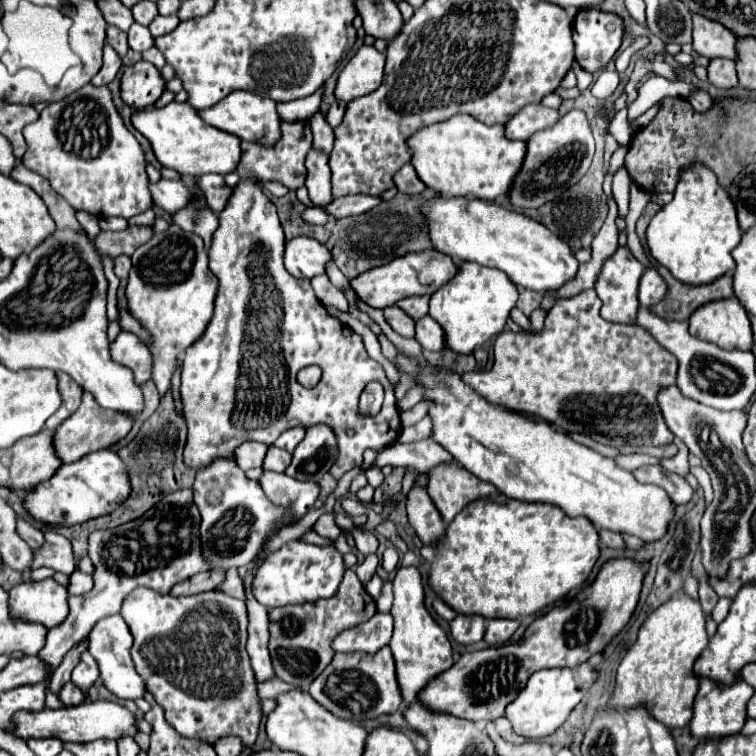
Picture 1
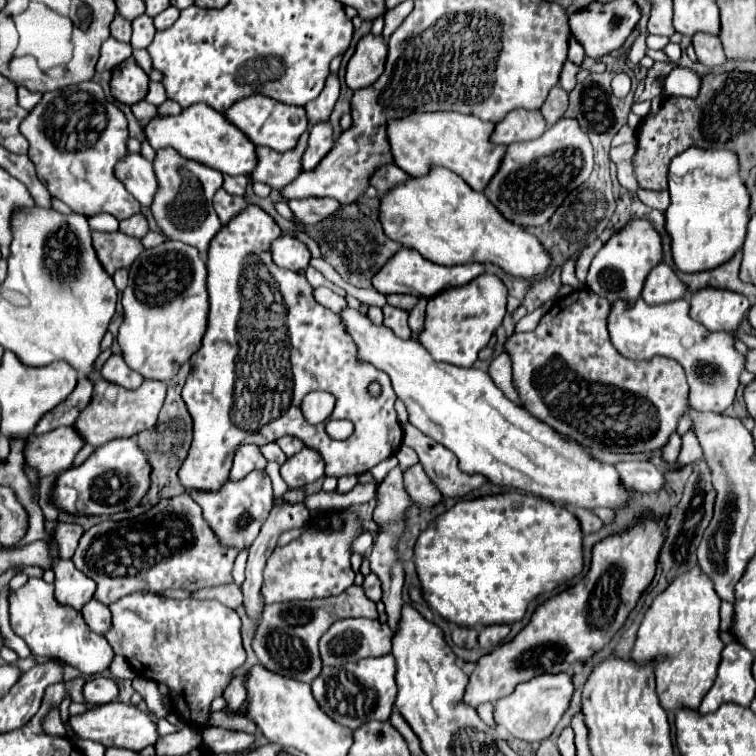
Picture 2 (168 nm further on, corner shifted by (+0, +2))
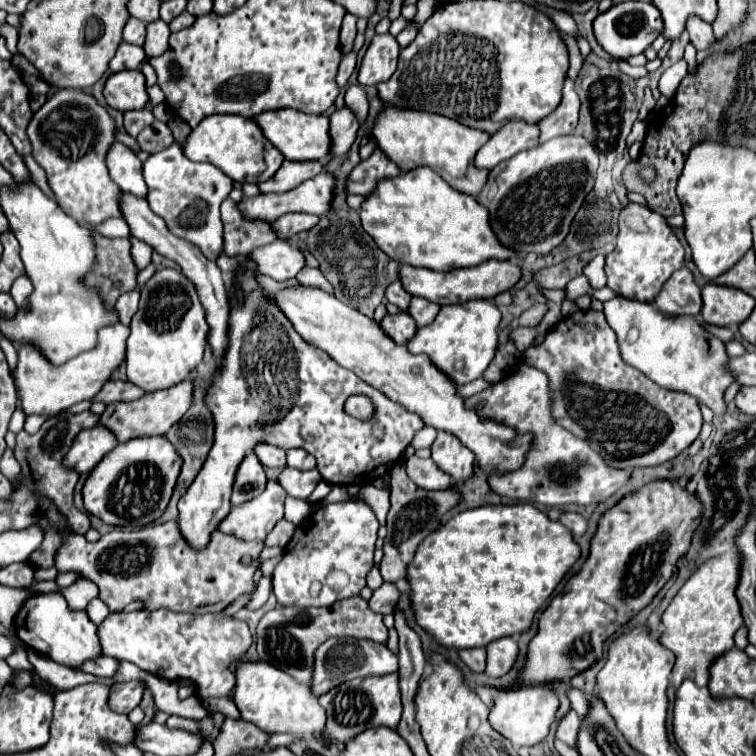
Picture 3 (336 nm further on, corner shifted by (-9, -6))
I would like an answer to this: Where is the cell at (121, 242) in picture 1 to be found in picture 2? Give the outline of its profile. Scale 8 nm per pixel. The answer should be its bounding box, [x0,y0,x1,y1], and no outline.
[93,232,143,272]

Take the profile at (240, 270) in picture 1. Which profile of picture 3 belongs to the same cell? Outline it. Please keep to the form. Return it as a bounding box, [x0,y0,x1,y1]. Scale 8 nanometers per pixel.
[178,260,424,550]

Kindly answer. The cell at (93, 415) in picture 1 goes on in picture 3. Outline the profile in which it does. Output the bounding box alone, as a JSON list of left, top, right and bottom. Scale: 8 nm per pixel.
[100,378,194,442]

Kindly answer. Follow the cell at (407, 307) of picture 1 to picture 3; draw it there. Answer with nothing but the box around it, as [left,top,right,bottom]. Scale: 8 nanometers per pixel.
[386,280,412,310]

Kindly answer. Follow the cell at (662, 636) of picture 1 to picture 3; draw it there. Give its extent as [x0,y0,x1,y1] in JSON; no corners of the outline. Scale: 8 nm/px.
[660,550,744,688]

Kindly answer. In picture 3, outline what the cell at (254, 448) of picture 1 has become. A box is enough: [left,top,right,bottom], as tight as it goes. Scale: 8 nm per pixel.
[232,454,266,506]

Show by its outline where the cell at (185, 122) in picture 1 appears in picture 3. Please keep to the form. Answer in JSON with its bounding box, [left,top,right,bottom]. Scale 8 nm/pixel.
[184,114,284,182]

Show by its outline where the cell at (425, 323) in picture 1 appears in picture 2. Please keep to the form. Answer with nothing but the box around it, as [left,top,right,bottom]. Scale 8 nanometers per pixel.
[409,298,427,338]

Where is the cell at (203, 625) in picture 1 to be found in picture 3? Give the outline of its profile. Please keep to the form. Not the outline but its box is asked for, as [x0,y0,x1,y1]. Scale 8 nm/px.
[98,610,252,698]

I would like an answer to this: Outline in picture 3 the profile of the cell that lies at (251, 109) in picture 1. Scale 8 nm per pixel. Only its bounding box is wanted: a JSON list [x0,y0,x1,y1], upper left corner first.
[254,108,332,162]

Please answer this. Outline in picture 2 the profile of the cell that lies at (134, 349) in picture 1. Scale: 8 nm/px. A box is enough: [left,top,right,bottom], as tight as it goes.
[101,354,145,388]

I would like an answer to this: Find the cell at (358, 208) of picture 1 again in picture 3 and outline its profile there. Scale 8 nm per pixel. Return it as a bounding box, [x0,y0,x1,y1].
[272,214,318,242]

